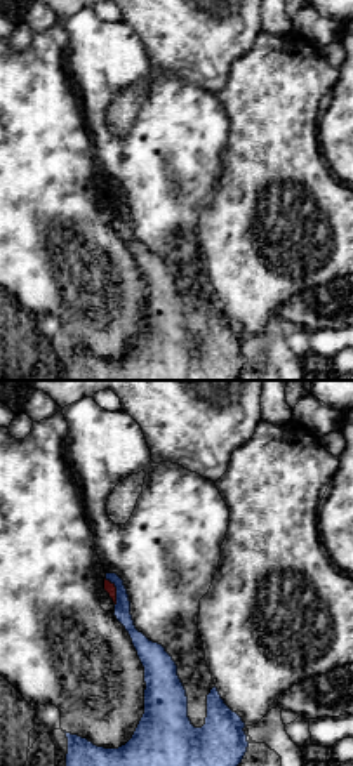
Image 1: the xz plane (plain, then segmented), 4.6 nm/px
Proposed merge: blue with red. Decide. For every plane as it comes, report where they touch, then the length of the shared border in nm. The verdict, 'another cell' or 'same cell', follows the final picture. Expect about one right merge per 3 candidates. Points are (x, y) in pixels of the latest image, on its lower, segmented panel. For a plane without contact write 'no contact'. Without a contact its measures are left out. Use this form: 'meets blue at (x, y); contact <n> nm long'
meets blue at (117, 591); contact 140 nm long

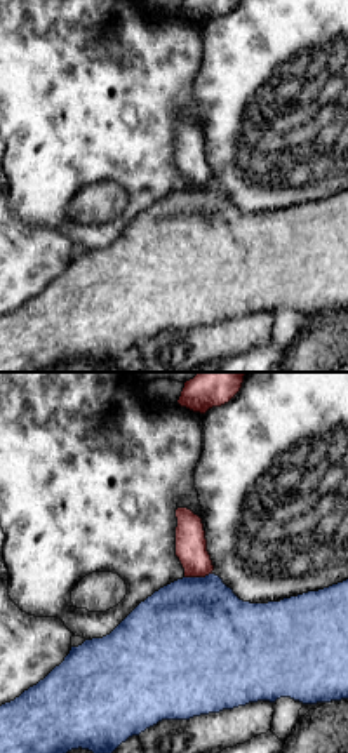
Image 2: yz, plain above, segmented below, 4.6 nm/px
meets blue at (197, 578); contact 130 nm long

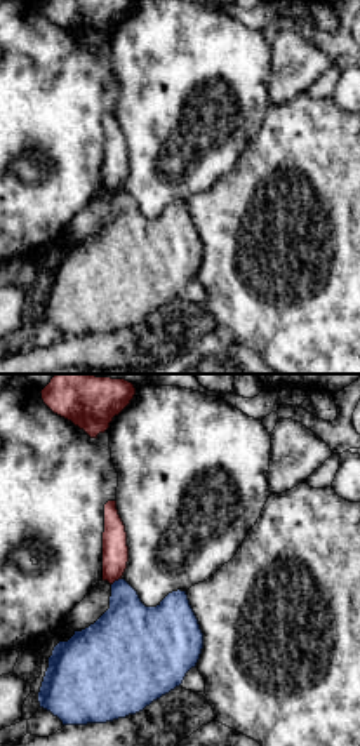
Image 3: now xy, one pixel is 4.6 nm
meets blue at (115, 581); contact 60 nm long

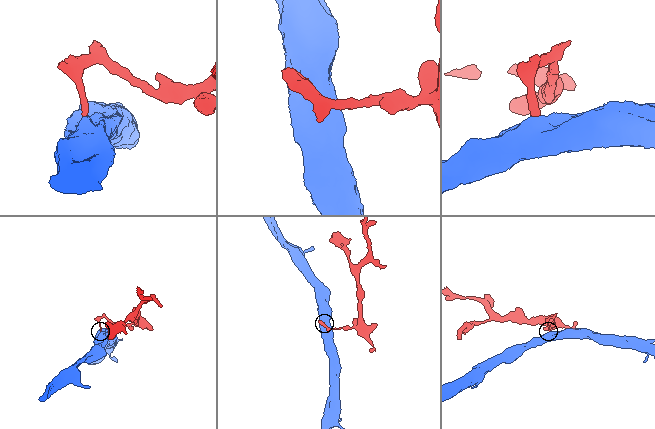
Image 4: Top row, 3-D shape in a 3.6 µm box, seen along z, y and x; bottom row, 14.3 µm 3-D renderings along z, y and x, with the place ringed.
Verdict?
another cell

